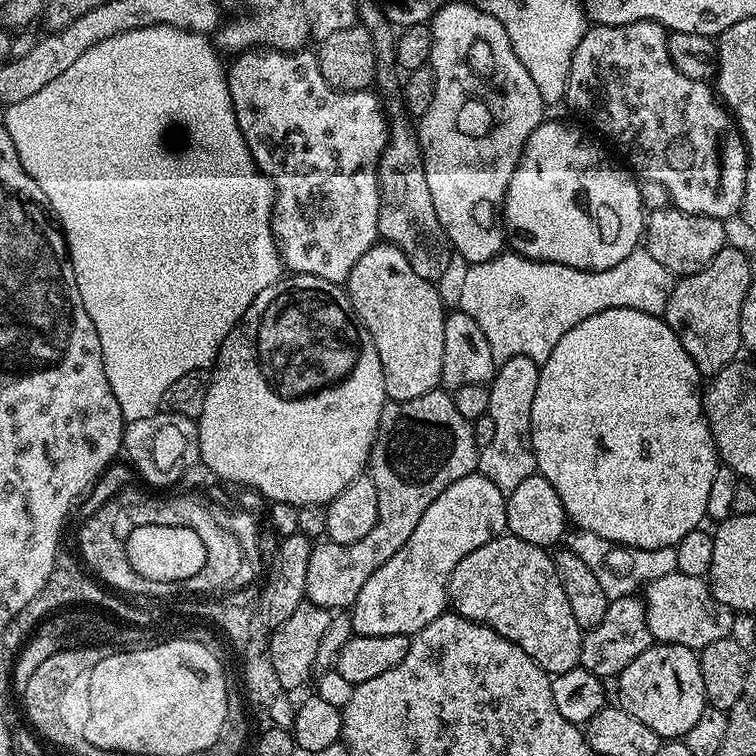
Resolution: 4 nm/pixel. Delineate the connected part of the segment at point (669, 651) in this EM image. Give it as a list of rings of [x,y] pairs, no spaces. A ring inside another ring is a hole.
[[[653,643],[620,672],[618,683],[619,707],[634,714],[638,722],[650,726],[650,730],[662,738],[684,737],[706,707],[700,661],[697,653],[686,646]]]

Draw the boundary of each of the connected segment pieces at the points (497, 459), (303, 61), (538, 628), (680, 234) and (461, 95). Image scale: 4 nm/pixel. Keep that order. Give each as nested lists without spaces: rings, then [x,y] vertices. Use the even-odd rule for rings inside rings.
[[[519,356],[499,365],[490,381],[488,416],[494,418],[494,438],[490,446],[479,449],[478,472],[490,478],[490,482],[494,482],[494,486],[505,494],[537,471],[536,455],[532,452],[532,407],[539,377],[540,365]]]
[[[249,50],[239,53],[236,60],[226,68],[228,89],[234,106],[234,114],[238,126],[242,130],[244,140],[248,144],[250,154],[256,160],[256,167],[269,177],[274,189],[274,203],[272,206],[272,238],[276,241],[276,250],[280,254],[283,267],[289,273],[302,276],[317,276],[329,280],[331,284],[343,285],[347,281],[350,270],[354,270],[354,262],[366,254],[378,243],[378,214],[380,213],[380,183],[376,167],[380,161],[382,150],[388,144],[388,125],[382,100],[375,91],[338,92],[330,87],[326,78],[322,78],[320,62],[315,51],[297,50],[295,52],[278,52],[275,50]]]
[[[505,534],[496,536],[486,546],[478,546],[450,574],[448,583],[448,604],[457,616],[465,616],[475,624],[485,624],[495,630],[502,638],[514,642],[538,666],[542,666],[549,674],[565,672],[577,667],[580,663],[580,642],[582,629],[574,622],[574,614],[570,614],[570,602],[566,598],[566,590],[556,571],[556,561],[545,549],[534,546],[530,542],[522,542],[516,536]]]
[[[669,206],[647,213],[642,244],[650,258],[655,258],[661,266],[666,266],[666,270],[671,272],[673,277],[689,276],[702,270],[726,247],[724,227],[726,224],[723,220],[686,214],[675,206]]]
[[[445,2],[432,15],[430,27],[432,30],[430,67],[436,83],[434,86],[434,102],[430,102],[430,106],[418,120],[418,139],[420,141],[420,153],[424,155],[426,182],[430,185],[430,198],[434,198],[434,214],[438,214],[438,222],[442,222],[442,230],[446,230],[448,240],[455,253],[460,255],[463,260],[467,260],[469,264],[481,264],[487,260],[492,260],[505,251],[506,229],[502,223],[504,195],[510,186],[510,180],[514,178],[514,170],[522,158],[530,134],[534,134],[534,130],[545,119],[546,105],[542,94],[538,94],[538,86],[534,86],[534,78],[530,78],[530,70],[526,70],[526,66],[522,66],[522,62],[518,62],[518,54],[514,54],[514,50],[510,46],[510,38],[502,26],[502,22],[498,22],[498,18],[486,14],[472,2],[468,2],[468,4]]]

